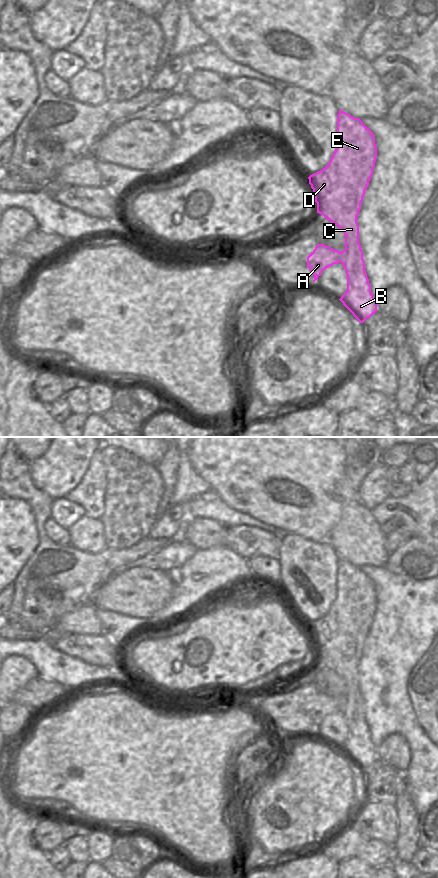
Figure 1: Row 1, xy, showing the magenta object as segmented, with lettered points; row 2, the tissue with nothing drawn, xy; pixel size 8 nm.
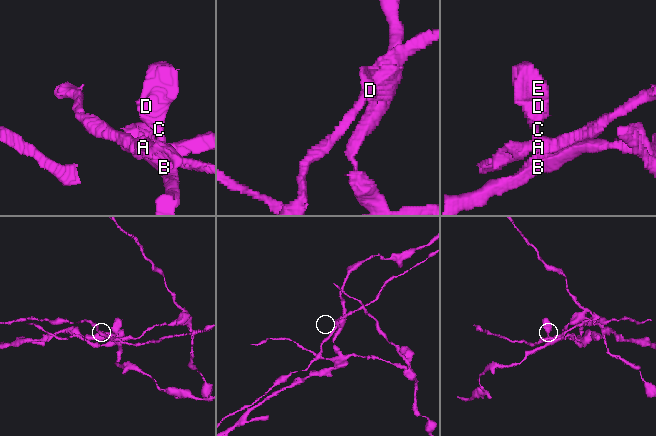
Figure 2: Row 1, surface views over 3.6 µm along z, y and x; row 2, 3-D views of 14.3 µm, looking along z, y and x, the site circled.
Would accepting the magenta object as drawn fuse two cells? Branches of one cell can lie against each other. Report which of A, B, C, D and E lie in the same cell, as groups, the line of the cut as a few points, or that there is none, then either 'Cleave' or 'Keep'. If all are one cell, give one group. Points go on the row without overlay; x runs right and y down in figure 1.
Groups: A / B C D E. Split along xy (340, 700), (341, 709). Cleave

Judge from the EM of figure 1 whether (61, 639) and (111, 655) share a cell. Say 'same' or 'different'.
same

